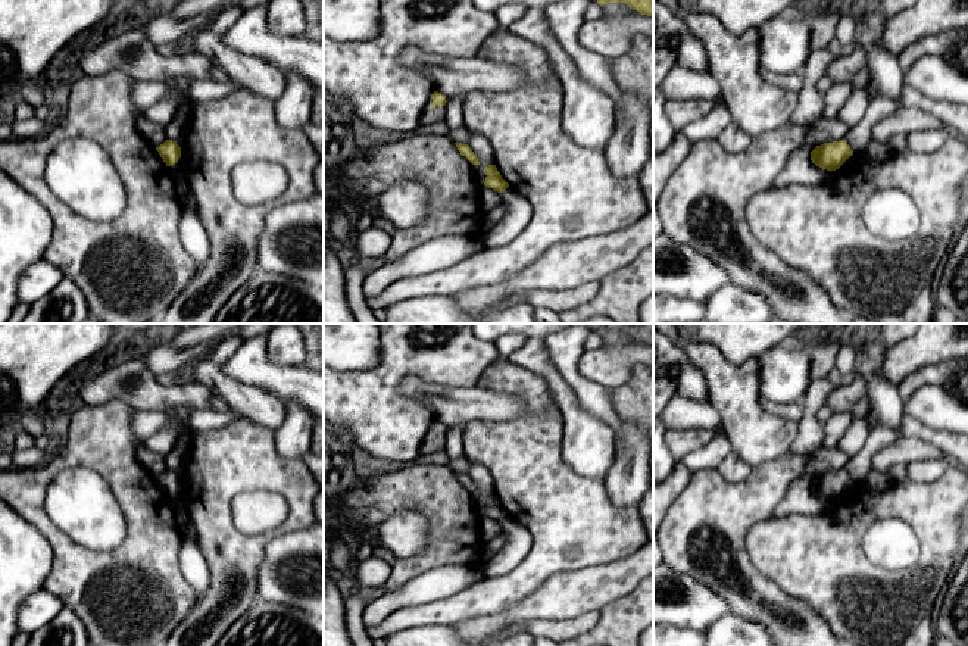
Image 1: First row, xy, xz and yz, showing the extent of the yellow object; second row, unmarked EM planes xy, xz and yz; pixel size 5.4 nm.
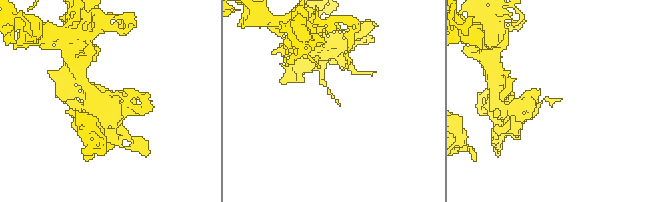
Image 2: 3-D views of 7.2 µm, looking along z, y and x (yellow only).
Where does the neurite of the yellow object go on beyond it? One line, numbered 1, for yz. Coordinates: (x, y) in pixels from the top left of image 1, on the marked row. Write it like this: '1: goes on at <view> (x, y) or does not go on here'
1: does not go on here

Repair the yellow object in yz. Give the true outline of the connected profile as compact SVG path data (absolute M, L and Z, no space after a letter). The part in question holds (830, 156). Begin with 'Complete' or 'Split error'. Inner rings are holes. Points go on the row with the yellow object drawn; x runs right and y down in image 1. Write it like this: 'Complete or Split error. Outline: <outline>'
Complete. Outline: M843 138L834 143L824 143L821 146L816 146L811 152L811 160L816 166L831 172L839 169L852 155L853 150Z

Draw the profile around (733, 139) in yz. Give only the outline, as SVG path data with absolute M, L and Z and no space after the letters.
M731 121L716 138L725 152L734 155L744 152L752 138L734 121Z

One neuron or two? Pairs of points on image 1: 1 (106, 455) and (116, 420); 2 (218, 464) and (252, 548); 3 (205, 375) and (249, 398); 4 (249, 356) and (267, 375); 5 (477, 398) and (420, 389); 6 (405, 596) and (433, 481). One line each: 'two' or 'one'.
1: one
2: one
3: one
4: one
5: one
6: two

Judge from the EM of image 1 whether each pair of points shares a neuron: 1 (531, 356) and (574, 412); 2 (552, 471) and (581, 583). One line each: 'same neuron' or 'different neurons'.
1: same neuron
2: different neurons

